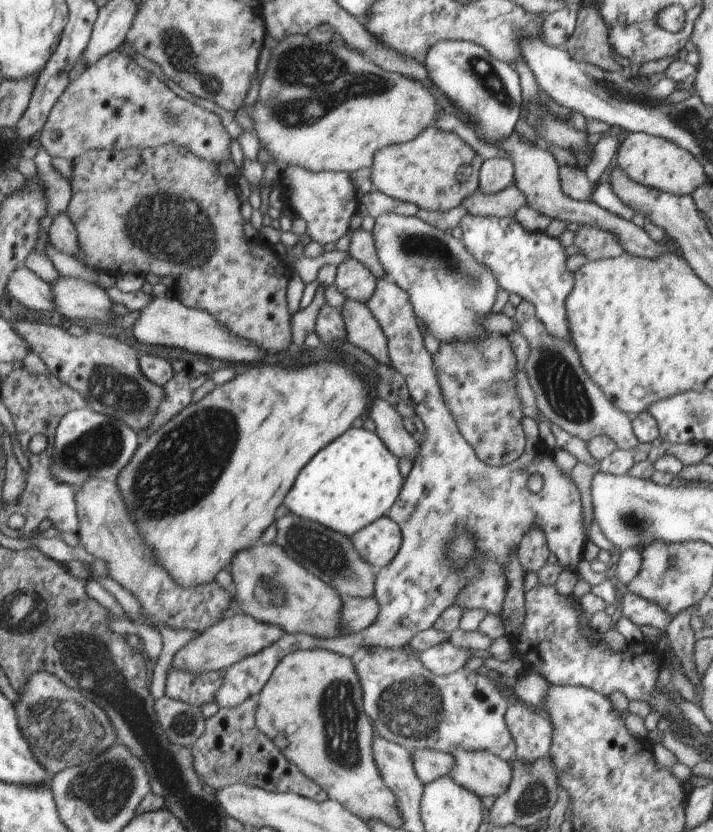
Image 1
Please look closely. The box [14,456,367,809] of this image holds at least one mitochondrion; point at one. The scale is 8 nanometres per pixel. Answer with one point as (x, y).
(65, 730)

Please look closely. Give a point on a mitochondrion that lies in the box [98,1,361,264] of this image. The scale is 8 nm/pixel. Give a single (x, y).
(179, 54)

